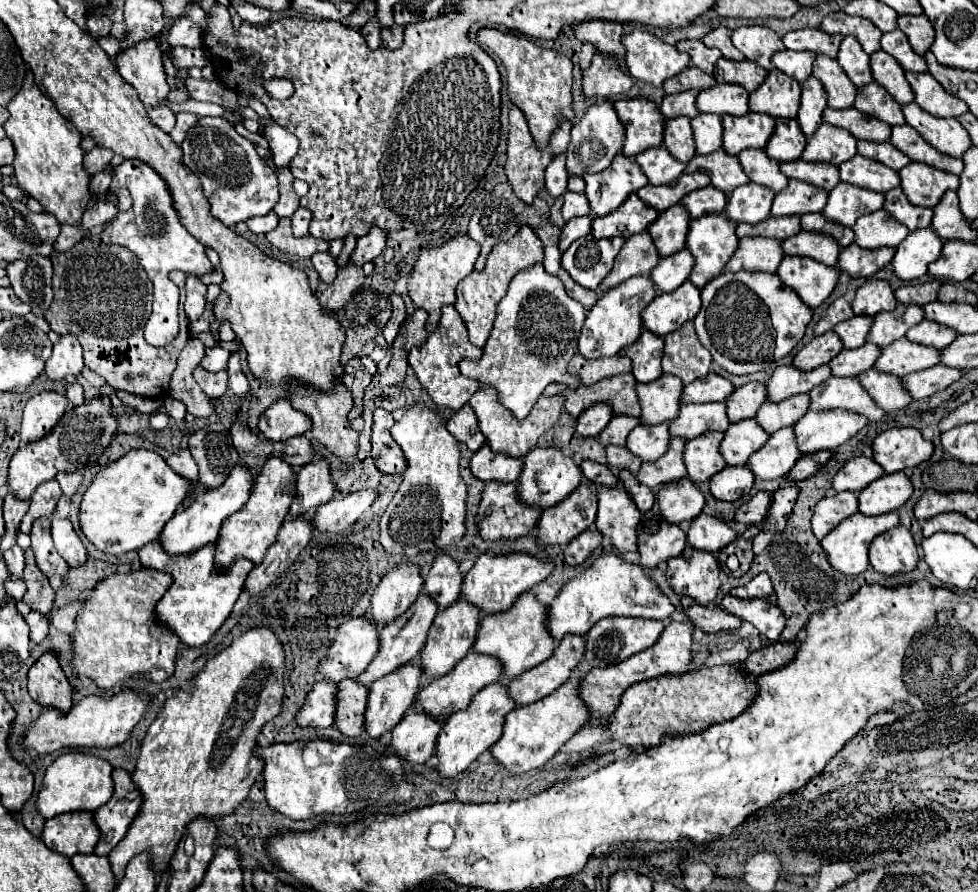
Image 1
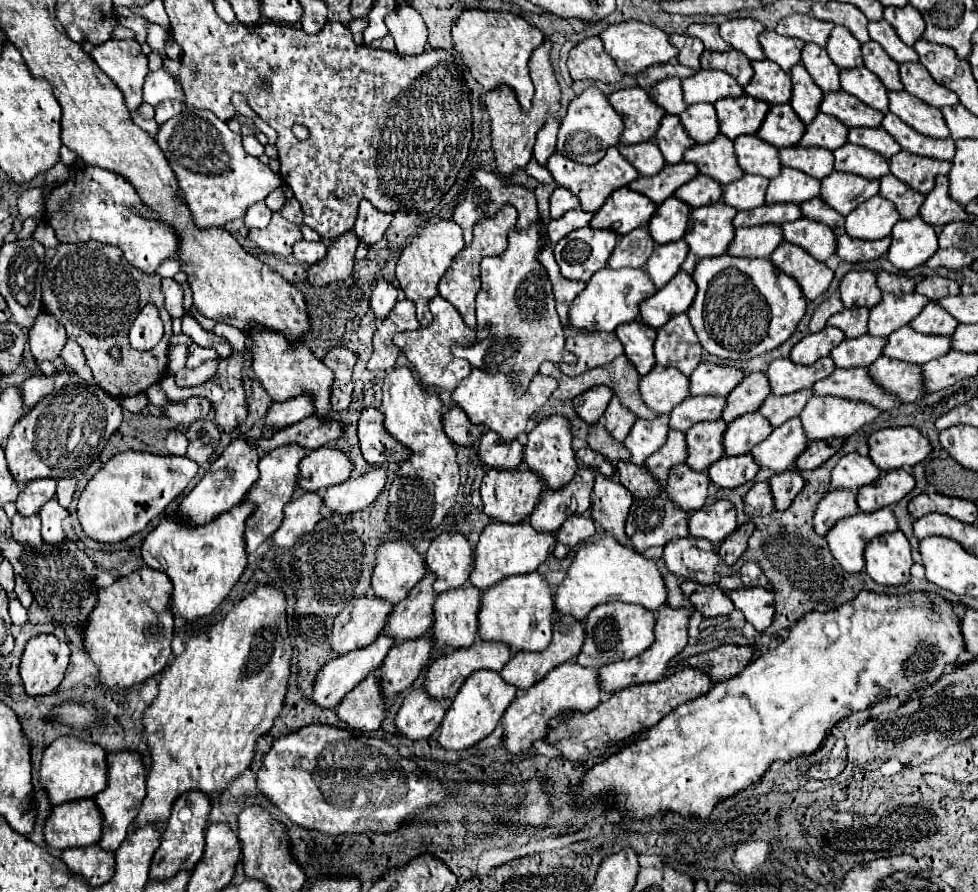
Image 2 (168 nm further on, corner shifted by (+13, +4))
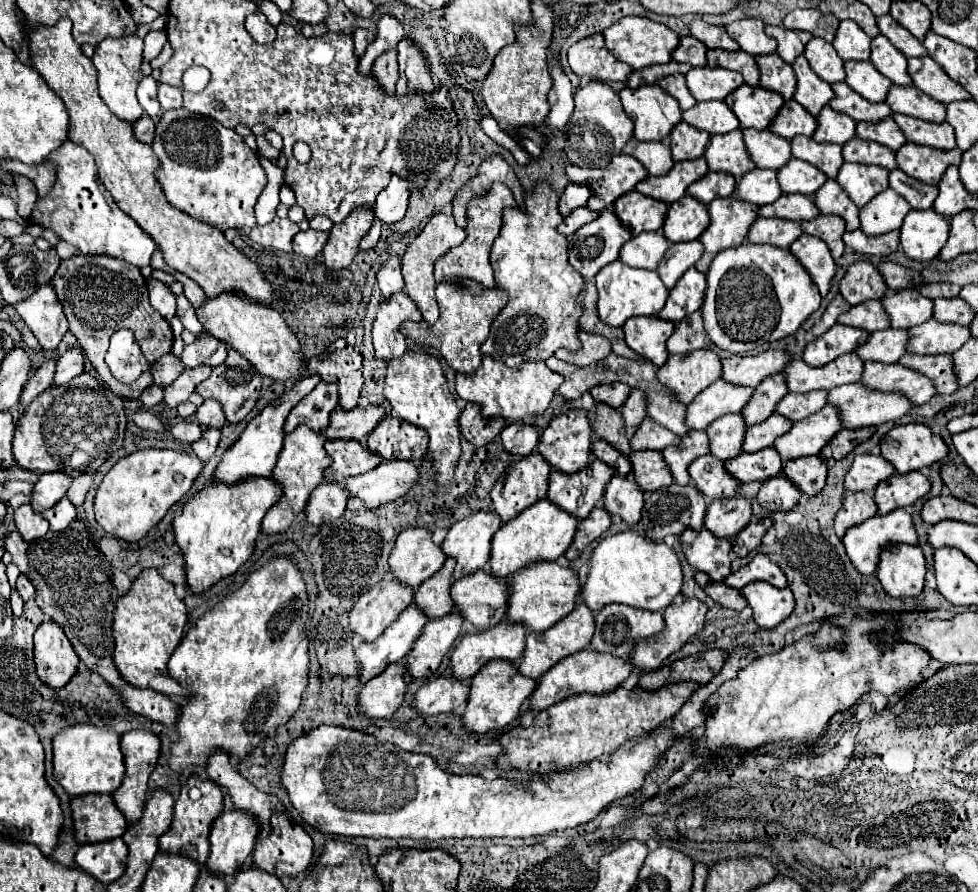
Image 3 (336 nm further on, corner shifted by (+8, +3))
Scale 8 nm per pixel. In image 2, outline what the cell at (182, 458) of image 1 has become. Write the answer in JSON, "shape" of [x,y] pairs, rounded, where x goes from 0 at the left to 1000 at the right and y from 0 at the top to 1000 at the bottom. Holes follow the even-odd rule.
{"shape":[[[175,481],[171,488],[171,506],[173,510],[189,510],[191,506],[191,490],[187,481]]]}

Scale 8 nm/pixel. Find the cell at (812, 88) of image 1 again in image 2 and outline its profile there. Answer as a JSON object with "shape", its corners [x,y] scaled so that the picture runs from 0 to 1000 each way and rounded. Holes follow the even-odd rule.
{"shape":[[[819,71],[811,73],[807,82],[809,82],[809,93],[811,93],[811,107],[807,115],[813,122],[813,127],[819,131],[819,136],[825,140],[837,127],[842,102],[833,95],[833,91],[829,89],[829,84]]]}

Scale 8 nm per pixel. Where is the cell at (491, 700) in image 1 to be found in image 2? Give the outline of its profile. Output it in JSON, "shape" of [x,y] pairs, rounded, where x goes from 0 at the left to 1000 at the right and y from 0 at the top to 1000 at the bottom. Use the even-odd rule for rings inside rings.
{"shape":[[[500,750],[486,752],[484,757],[478,759],[478,763],[473,766],[461,793],[455,799],[455,806],[451,811],[451,824],[447,828],[449,835],[453,840],[465,840],[465,842],[484,837],[488,831],[504,822],[504,817],[512,808],[516,795],[527,784],[527,779],[529,779],[529,770],[516,766],[508,752],[500,752]]]}

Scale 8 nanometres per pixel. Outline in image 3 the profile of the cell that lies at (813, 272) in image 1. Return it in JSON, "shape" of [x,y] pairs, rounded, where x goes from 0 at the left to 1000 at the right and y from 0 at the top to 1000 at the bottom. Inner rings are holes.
{"shape":[[[820,262],[816,269],[810,271],[808,283],[830,309],[838,330],[845,332],[849,325],[849,314],[855,307],[855,296],[853,296],[853,289],[849,287],[849,280],[845,278],[845,274],[836,267]]]}

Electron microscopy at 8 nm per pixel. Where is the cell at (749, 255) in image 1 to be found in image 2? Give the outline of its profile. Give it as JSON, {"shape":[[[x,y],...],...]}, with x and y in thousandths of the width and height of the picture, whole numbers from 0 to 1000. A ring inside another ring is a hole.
{"shape":[[[774,252],[774,254],[758,254],[752,259],[752,268],[745,275],[743,284],[749,288],[780,288],[786,290],[788,284],[803,266],[799,263],[797,252]]]}

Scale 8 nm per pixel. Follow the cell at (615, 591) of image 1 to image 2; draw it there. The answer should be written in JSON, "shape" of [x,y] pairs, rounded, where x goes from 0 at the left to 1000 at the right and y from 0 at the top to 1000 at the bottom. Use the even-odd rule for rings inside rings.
{"shape":[[[619,600],[590,618],[578,651],[570,658],[567,680],[572,689],[584,689],[592,696],[598,696],[608,678],[625,674],[649,676],[664,685],[672,685],[682,676],[682,658],[668,627],[662,627],[647,613],[635,611],[631,604]]]}

